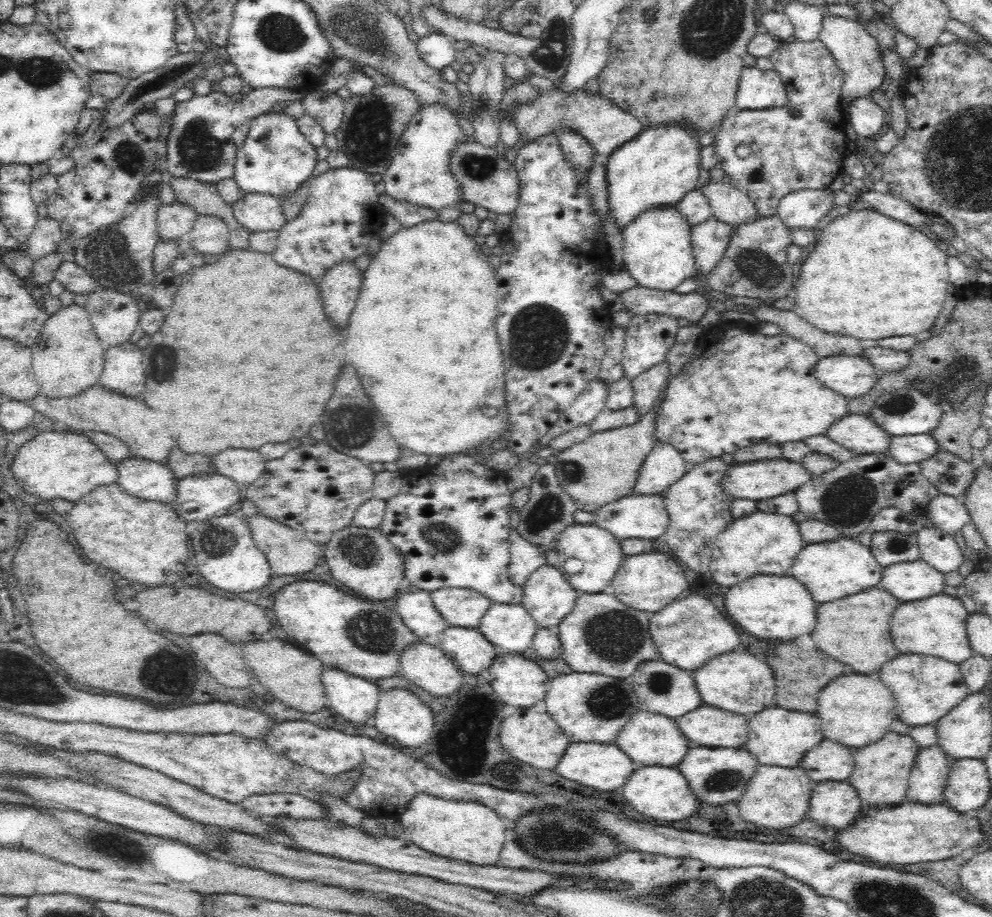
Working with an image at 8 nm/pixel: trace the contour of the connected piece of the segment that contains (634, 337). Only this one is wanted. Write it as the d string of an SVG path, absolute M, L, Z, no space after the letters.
M632 314L625 327L625 348L622 354L623 376L632 380L664 361L666 350L674 344L679 329L676 319L663 314Z

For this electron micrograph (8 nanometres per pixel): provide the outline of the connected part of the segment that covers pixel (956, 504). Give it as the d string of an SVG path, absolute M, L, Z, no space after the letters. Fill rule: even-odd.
M941 493L927 506L925 517L934 523L934 527L953 537L961 532L964 525L971 522L964 504L952 496Z

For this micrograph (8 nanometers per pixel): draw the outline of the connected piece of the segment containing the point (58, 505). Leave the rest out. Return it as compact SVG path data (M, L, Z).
M114 483L109 486L98 486L90 494L82 498L80 502L72 503L64 500L52 502L54 512L60 514L68 524L76 542L88 560L120 574L126 580L142 580L150 586L158 584L174 584L176 580L184 578L184 568L189 558L188 539L189 531L194 530L184 523L168 503L150 502L139 500L121 490L121 487Z

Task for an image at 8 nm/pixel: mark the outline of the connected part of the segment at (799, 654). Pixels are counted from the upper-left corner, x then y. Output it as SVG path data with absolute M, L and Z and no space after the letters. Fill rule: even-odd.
M794 642L772 646L766 652L766 660L774 672L776 678L776 706L782 706L786 710L802 710L802 712L814 712L818 708L816 700L820 690L834 678L844 674L844 666L830 656L822 654L820 650L802 652Z

